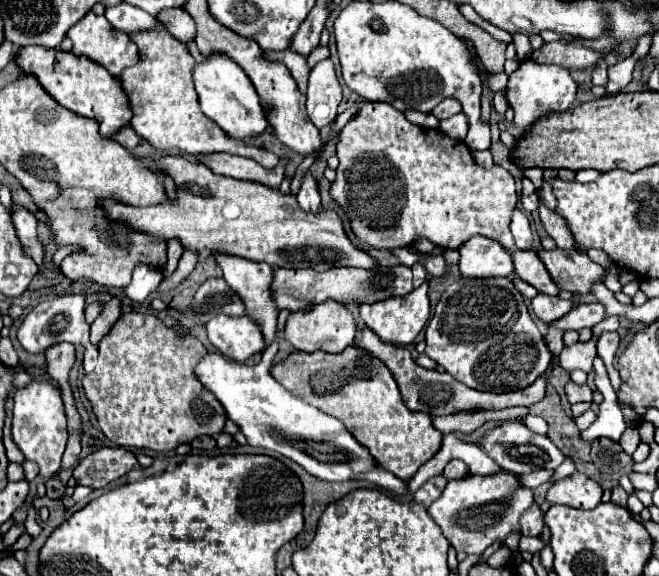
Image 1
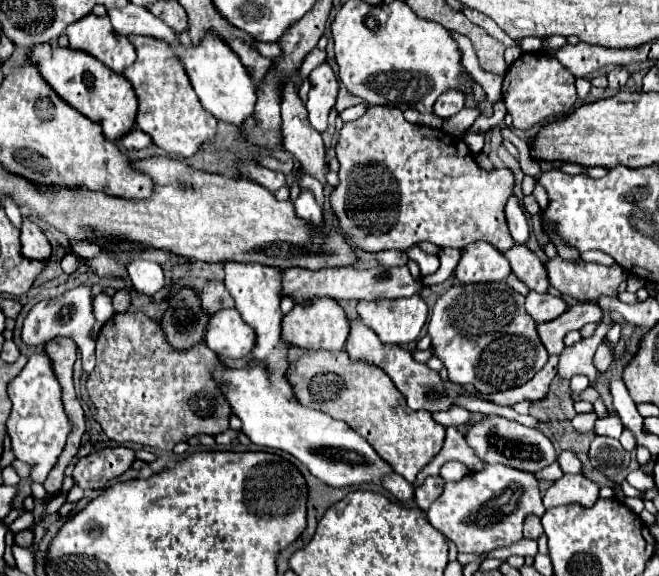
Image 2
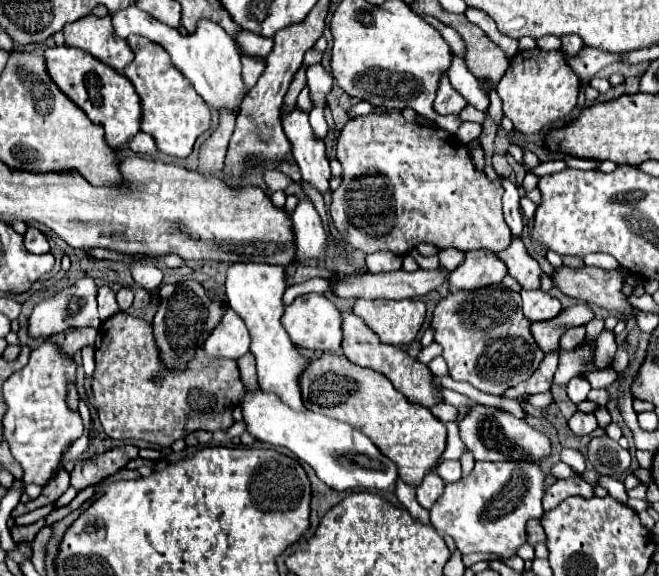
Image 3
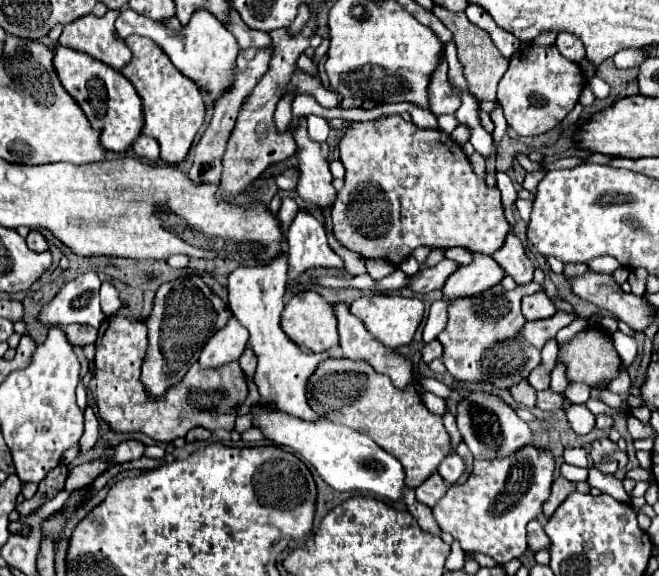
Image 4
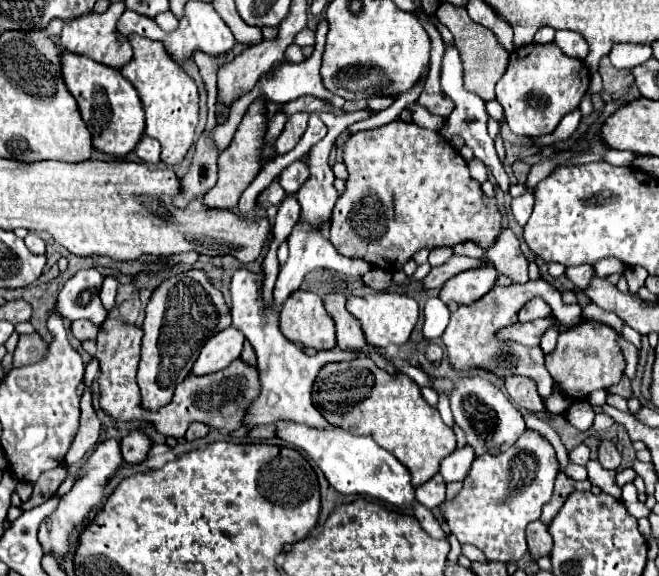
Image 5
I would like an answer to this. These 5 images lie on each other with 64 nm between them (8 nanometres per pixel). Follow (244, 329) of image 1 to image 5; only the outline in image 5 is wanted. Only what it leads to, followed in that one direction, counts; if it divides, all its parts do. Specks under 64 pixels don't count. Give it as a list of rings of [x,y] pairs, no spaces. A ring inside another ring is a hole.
[[[232,326],[226,328],[224,332],[218,332],[216,336],[212,336],[212,340],[208,340],[204,344],[192,372],[208,374],[208,372],[218,372],[218,370],[226,368],[230,362],[240,358],[244,340],[246,340],[244,332],[240,332]]]

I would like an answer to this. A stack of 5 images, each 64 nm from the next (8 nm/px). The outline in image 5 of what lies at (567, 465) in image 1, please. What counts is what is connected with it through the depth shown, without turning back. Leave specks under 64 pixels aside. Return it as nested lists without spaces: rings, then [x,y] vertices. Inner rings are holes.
[[[580,444],[580,446],[576,446],[574,450],[568,452],[568,458],[570,458],[570,462],[576,462],[576,464],[586,466],[586,462],[590,460],[590,450],[584,444]]]

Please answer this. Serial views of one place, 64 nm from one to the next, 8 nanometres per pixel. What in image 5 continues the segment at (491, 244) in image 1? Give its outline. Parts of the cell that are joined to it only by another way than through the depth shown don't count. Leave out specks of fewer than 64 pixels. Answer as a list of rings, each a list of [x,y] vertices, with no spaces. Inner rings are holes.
[[[482,256],[482,260],[486,262],[486,266],[464,270],[442,286],[440,300],[444,304],[448,304],[450,308],[460,306],[460,304],[470,304],[494,288],[498,270],[490,264],[486,256]]]

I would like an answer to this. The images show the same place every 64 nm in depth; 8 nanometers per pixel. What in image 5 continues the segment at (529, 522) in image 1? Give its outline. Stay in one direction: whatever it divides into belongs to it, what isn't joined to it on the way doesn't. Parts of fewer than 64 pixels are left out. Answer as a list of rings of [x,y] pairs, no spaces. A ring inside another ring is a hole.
[[[534,520],[532,524],[528,524],[526,528],[526,536],[528,536],[528,550],[532,554],[534,560],[538,560],[540,556],[548,556],[552,550],[552,536],[546,532],[548,528],[544,526],[544,522]]]

